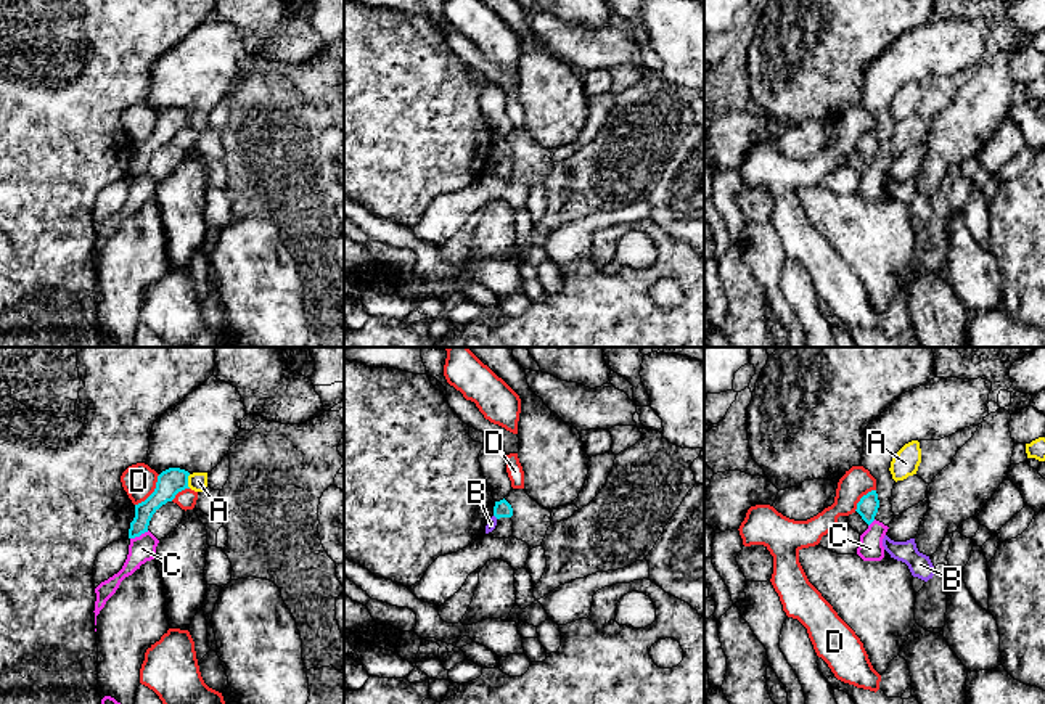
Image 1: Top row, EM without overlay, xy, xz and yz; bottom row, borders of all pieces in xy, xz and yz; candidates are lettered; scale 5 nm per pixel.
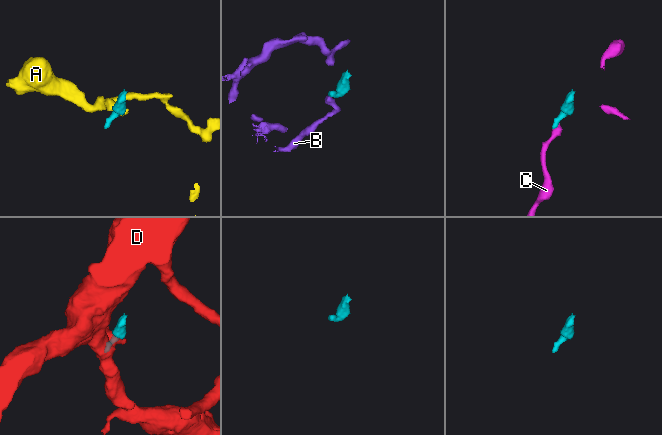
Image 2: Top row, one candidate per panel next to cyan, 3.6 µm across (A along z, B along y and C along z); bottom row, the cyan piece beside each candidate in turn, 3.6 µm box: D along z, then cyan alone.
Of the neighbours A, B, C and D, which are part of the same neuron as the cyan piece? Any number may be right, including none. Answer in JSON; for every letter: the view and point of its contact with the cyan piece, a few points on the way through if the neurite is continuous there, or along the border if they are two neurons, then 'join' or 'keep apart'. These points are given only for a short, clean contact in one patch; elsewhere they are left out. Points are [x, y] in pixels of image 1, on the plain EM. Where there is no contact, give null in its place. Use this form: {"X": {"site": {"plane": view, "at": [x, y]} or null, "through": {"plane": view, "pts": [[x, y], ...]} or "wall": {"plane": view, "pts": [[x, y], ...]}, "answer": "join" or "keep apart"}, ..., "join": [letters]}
{"A": {"site": {"plane": "xy", "at": [187, 121]}, "wall": {"plane": "xy", "pts": [[190, 114], [188, 127]]}, "answer": "keep apart"}, "B": {"site": {"plane": "xz", "at": [495, 156]}, "wall": {"plane": "xz", "pts": [[494, 155], [497, 158]]}, "answer": "keep apart"}, "C": {"site": {"plane": "xy", "at": [139, 176]}, "wall": {"plane": "xy", "pts": [[148, 171], [131, 179]]}, "answer": "keep apart"}, "D": {"site": {"plane": "xy", "at": [153, 132]}, "wall": {"plane": "xy", "pts": [[159, 114], [155, 129], [135, 145]]}, "answer": "keep apart"}, "join": []}

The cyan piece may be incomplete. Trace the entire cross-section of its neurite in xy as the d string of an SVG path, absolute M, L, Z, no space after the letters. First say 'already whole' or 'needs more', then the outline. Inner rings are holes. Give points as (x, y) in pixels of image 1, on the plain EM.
already whole; M169 108L158 116L154 132L141 143L135 145L135 158L130 162L129 178L148 172L153 154L175 135L188 127L190 113L180 108Z

